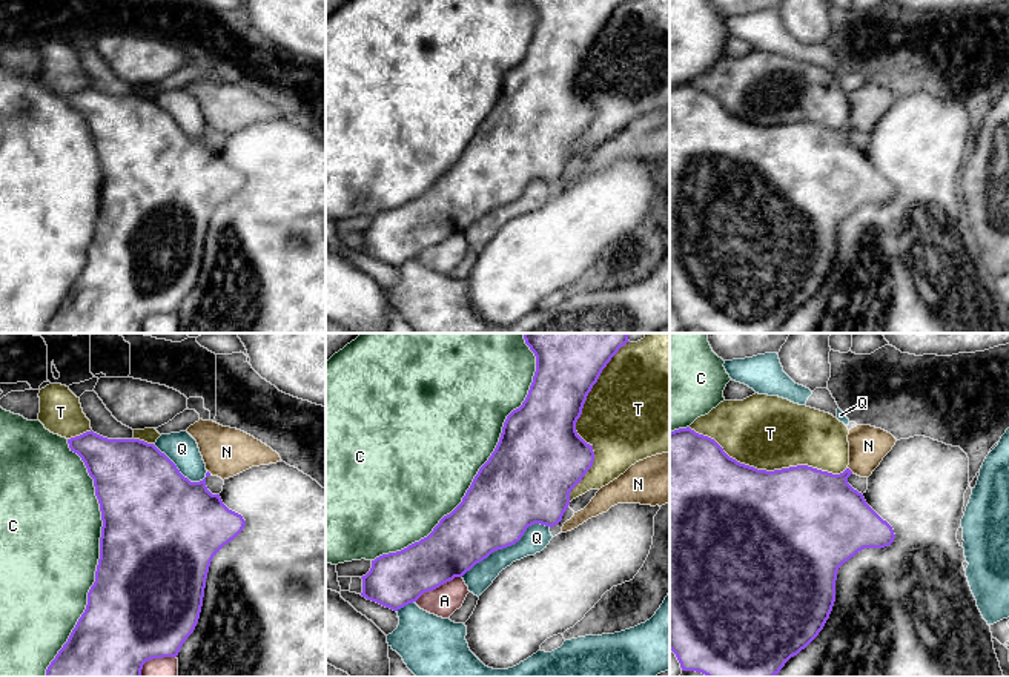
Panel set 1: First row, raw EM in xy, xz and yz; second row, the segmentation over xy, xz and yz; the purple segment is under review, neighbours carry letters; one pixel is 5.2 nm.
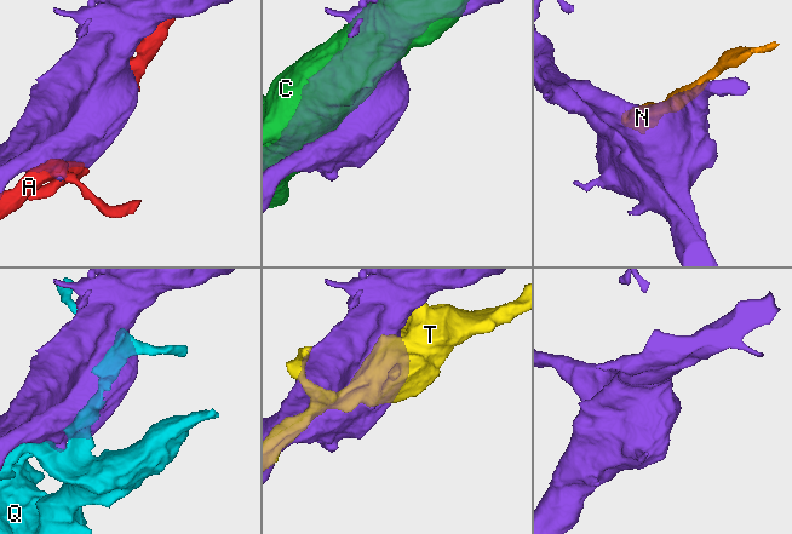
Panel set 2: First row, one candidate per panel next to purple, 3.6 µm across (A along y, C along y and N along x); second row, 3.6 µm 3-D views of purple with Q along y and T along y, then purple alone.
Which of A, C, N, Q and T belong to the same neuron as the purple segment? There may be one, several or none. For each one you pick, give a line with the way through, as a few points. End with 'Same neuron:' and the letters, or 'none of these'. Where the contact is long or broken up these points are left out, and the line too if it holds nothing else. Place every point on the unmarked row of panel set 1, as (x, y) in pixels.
Same neuron: none of these

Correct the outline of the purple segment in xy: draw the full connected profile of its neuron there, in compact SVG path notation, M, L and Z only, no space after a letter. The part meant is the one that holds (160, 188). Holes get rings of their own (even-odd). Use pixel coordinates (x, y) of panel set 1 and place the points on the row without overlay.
M92 86L68 95L68 100L94 135L103 177L100 215L86 266L45 333L141 333L146 318L178 312L198 279L213 212L243 187L246 177L229 166L220 150L207 146L206 134L190 138L154 100L108 95Z

